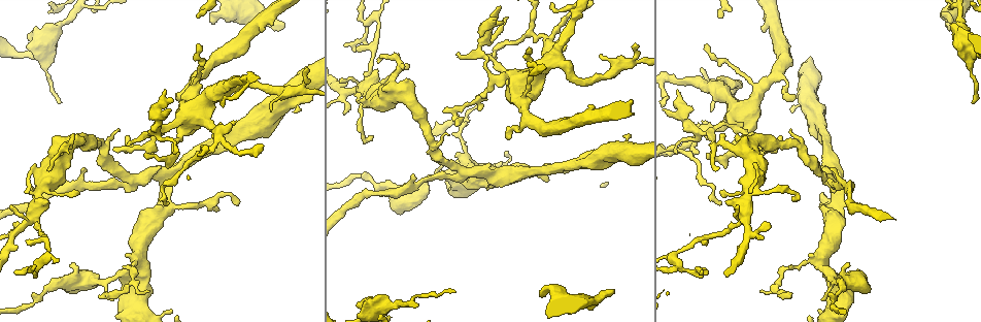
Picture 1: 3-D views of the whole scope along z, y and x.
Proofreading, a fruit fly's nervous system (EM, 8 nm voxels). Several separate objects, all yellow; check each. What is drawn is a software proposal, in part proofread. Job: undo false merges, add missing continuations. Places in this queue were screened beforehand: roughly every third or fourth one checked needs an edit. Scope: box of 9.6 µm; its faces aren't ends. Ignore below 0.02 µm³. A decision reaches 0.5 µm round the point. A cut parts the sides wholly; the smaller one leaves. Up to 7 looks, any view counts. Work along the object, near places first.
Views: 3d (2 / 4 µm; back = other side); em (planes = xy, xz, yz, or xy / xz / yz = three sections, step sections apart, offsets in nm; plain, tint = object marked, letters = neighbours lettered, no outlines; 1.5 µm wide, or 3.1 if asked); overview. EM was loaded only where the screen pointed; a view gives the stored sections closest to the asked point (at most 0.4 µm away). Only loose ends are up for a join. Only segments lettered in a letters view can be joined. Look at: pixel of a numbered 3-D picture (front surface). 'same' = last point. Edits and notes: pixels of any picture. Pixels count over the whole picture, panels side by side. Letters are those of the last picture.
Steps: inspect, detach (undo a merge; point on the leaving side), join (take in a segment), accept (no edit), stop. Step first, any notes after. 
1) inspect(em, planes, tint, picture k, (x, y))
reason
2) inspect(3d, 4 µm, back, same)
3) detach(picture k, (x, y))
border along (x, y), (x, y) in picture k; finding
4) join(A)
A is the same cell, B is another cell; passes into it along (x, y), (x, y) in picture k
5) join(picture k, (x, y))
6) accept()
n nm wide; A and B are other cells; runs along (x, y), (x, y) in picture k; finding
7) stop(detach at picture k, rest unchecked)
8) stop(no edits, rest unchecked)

inspect(3d, 2 µm, picture 1, (949, 23))
an open end

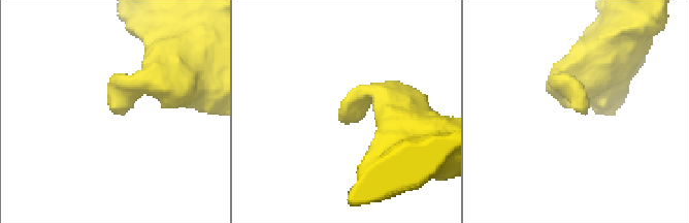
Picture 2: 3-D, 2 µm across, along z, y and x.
inspect(em, planes, letters, picture 2, (576, 111))
shape alone is not enough

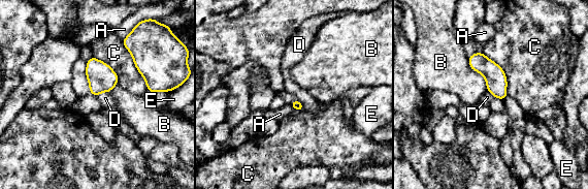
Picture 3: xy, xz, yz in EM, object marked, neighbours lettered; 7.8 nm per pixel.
accept()
A, B, C, D and E are other cells; none of them fits

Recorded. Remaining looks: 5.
inspect(3d, 4 µm, picture 1, (948, 27))

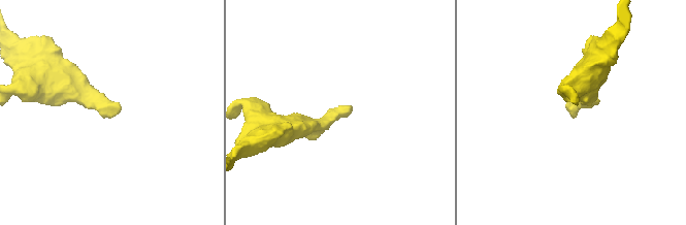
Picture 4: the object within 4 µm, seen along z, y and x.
inspect(em, planes, letters, picture 4, (571, 115))
shape alone is not enough

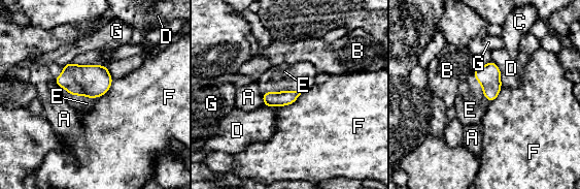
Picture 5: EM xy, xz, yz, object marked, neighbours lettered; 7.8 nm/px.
join(picture 5, (81, 104))
E is the same cell, A, B, C, D, F and G are other cells; passes into it along (92, 81), (81, 95), (81, 104) in picture 5; it goes on there

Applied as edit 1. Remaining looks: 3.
inspect(em, yz, step 4, tint, picture 1, (55, 28))

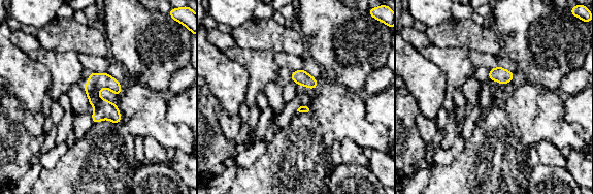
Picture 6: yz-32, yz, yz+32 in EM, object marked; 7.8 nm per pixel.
inspect(em, planes, letters, same)

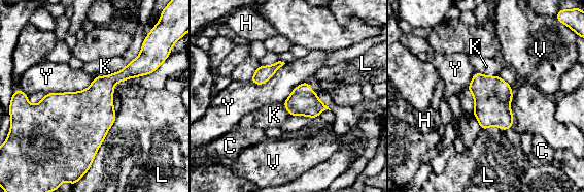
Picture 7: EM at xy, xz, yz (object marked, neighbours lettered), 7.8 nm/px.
accept()
C, H, K, L, V and Y are other cells; border along (97, 76), (82, 90), (45, 94) in picture 7; one neuron here

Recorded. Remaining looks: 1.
stop(join at picture 5, rest unchecked)

